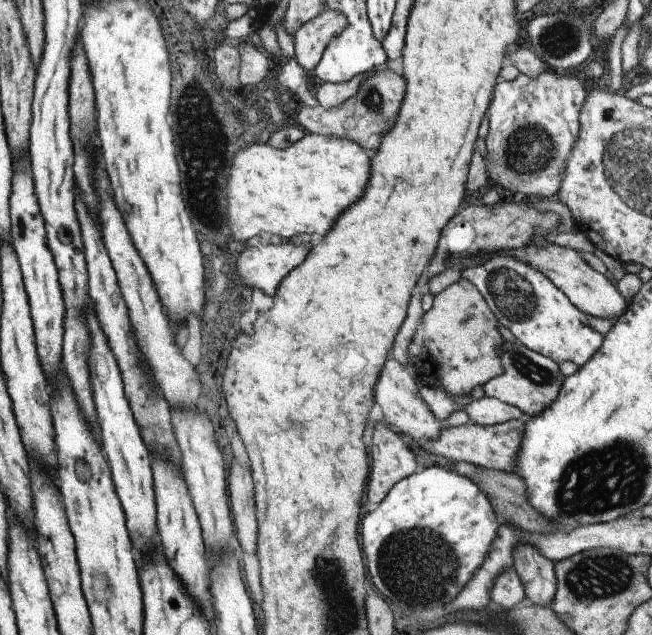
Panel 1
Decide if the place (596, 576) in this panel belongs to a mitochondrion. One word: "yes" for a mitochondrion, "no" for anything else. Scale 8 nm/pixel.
yes

